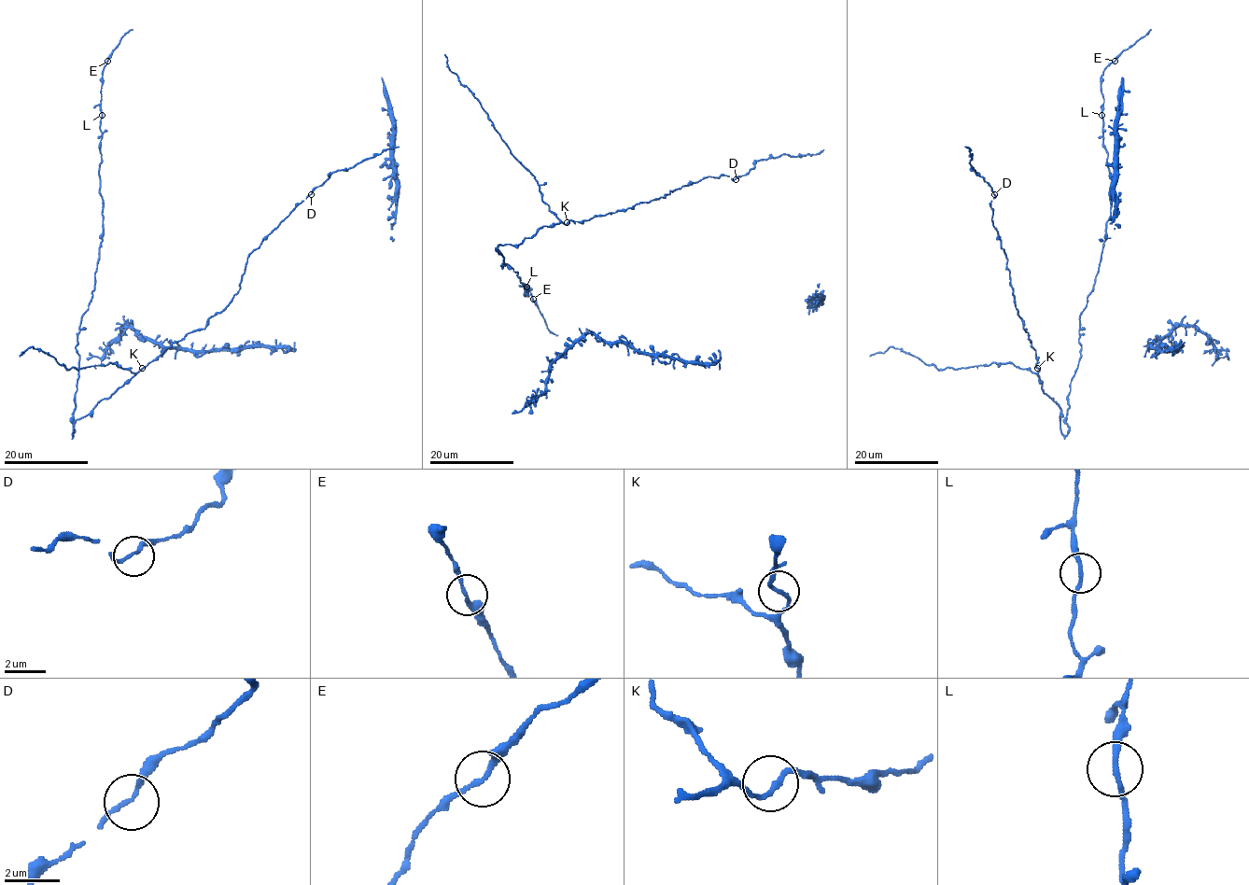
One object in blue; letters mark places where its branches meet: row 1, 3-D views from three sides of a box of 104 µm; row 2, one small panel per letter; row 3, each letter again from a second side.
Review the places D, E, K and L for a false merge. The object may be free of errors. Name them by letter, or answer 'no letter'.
no letter

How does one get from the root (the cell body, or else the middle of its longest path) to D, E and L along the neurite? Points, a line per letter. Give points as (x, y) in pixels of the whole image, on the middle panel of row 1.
D: (568, 222), (586, 221), (596, 216), (631, 208), (709, 175), (726, 175), (736, 179)
E: (568, 222), (498, 247), (500, 266), (517, 273), (527, 290), (524, 295), (526, 285), (533, 299)
L: (568, 222), (541, 226), (517, 245), (498, 245), (500, 266), (517, 273), (525, 296), (526, 287)

